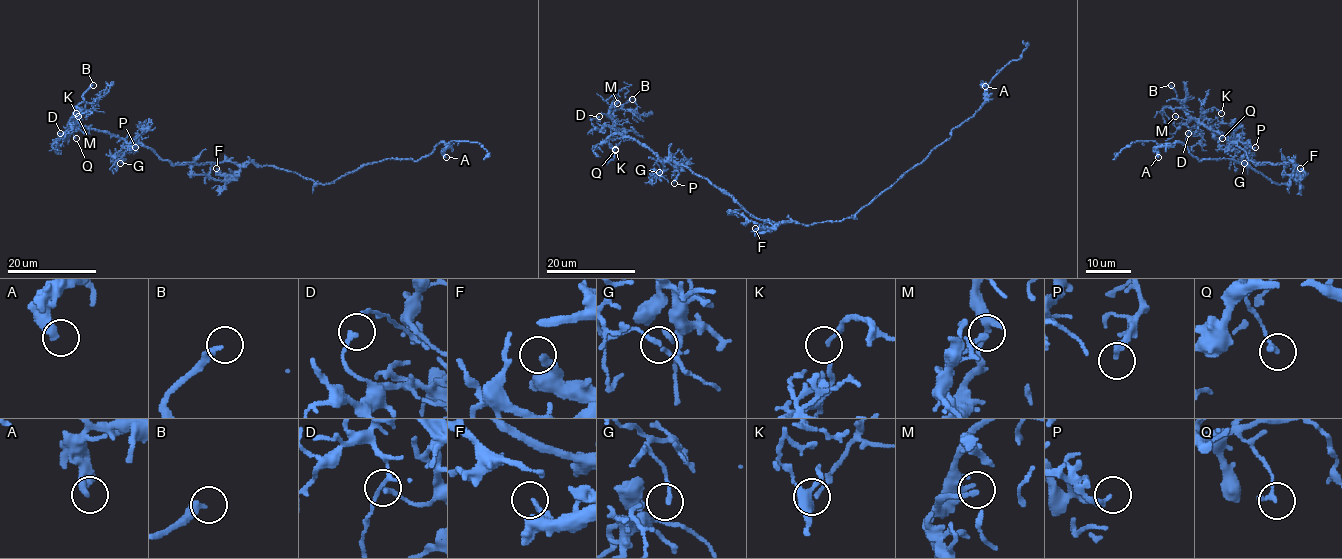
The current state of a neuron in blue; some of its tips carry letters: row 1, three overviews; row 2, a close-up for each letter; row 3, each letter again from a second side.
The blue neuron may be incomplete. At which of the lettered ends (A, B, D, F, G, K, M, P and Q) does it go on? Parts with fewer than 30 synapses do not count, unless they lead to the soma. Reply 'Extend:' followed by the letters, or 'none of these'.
Extend: B

